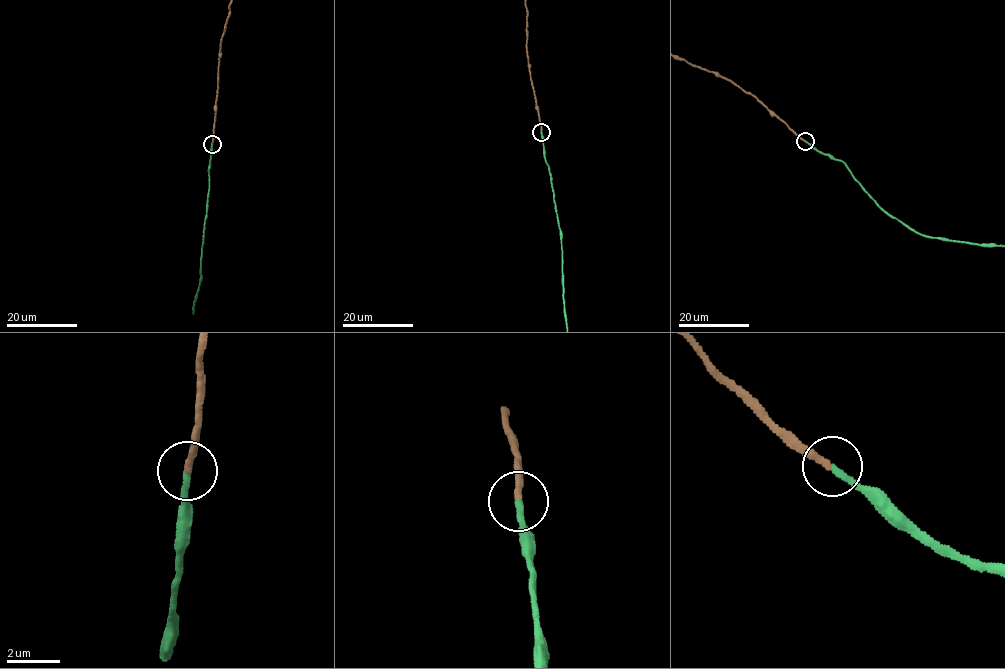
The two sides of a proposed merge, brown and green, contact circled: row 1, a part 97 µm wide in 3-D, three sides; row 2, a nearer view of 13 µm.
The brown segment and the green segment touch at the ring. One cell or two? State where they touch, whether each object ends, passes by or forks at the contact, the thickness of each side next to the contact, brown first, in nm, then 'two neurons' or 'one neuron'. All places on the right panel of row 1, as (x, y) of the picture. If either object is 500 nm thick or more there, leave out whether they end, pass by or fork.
at (805, 141); brown ends there; green ends there; 280 nm thick on the brown side, 240 nm on the other; one neuron

